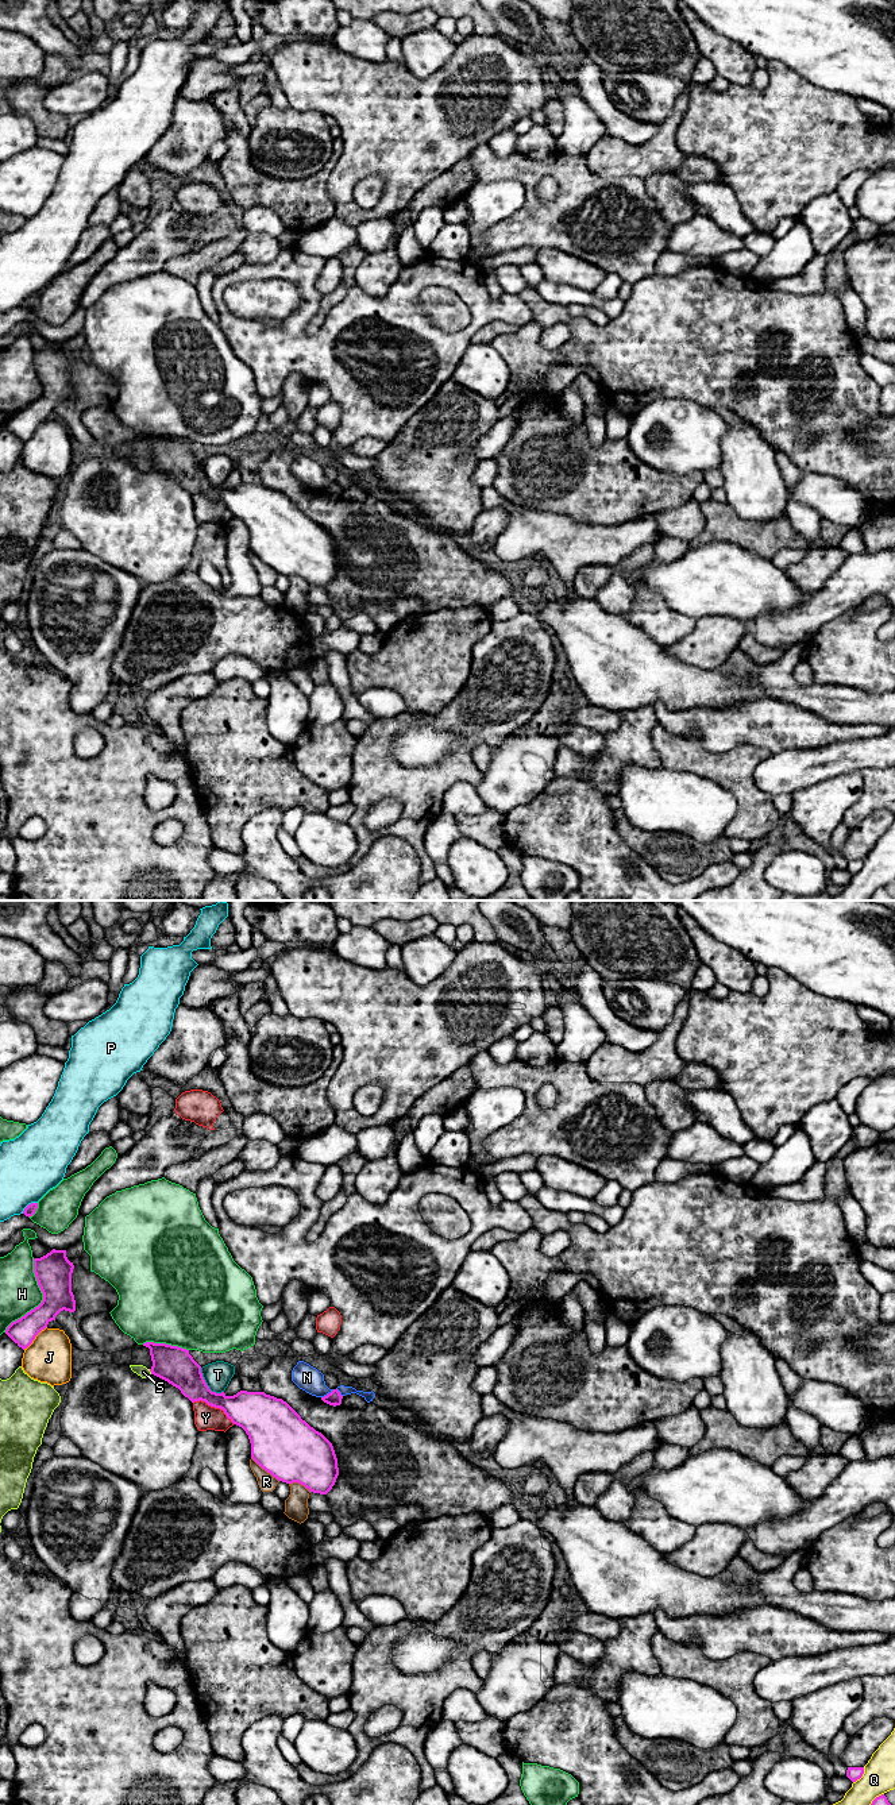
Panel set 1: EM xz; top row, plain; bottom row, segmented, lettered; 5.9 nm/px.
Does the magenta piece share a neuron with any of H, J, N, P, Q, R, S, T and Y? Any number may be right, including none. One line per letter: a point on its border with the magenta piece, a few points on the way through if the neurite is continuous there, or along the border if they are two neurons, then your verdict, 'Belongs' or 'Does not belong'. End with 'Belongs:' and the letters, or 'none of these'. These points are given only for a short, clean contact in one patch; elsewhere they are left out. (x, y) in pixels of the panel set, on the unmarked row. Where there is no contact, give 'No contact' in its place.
H: Touches magenta at xz (43, 392). Does not belong
J: Touches magenta at xz (34, 431). Does not belong
N: Touches magenta at xz (328, 486). Boundary: xz (334, 482), (321, 490). Does not belong
P: Touches magenta at xz (29, 297). Does not belong
Q: Touches magenta at xz (861, 868). Does not belong
R: Touches magenta at xz (265, 562). Does not belong
S: Touches magenta at xz (150, 463). Does not belong
T: Touches magenta at xz (207, 478). Boundary: xz (200, 461), (205, 477), (212, 483), (223, 485). Does not belong
Y: Touches magenta at xz (215, 500). Does not belong
Belongs: none of these

